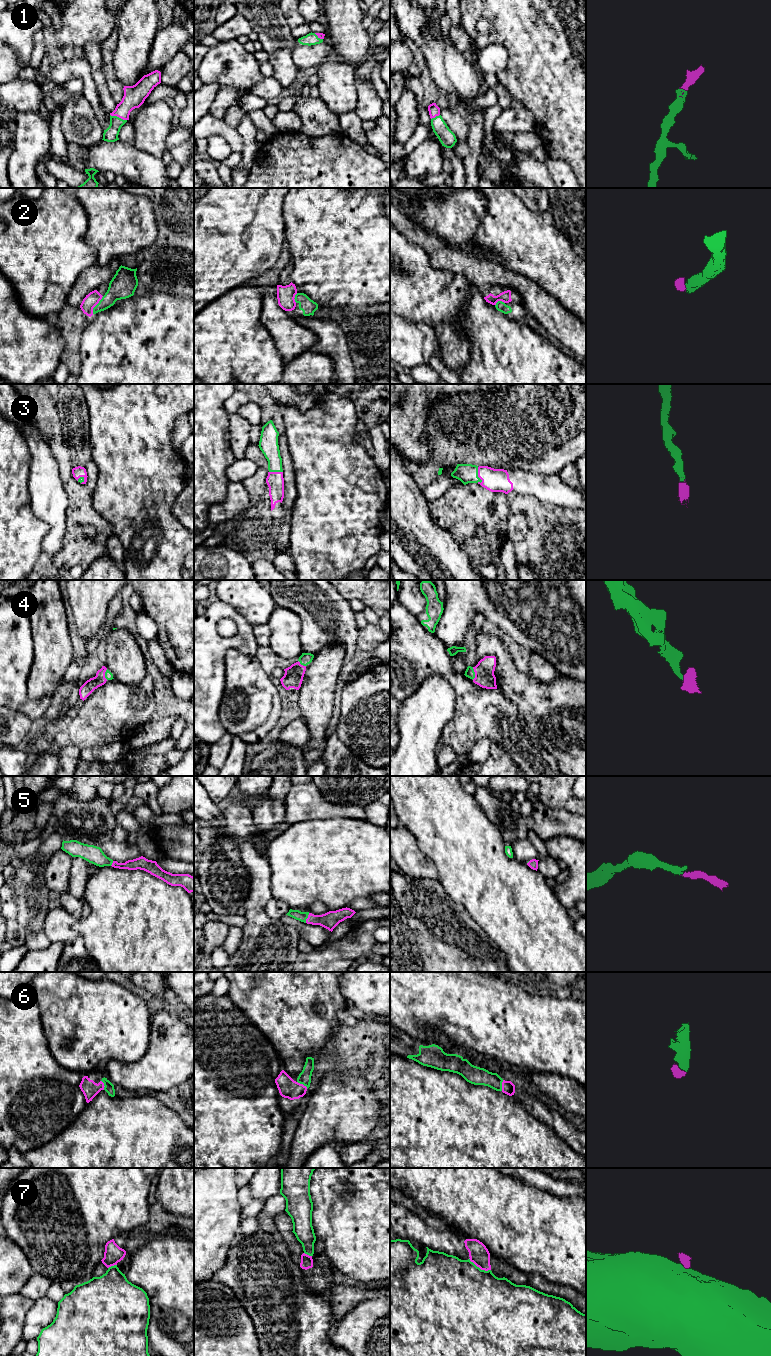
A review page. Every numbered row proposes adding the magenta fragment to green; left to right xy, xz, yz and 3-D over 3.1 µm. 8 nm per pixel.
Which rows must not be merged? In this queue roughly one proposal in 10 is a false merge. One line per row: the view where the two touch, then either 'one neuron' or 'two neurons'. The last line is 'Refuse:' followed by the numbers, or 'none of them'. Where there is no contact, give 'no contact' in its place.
1: contact in xy; one neuron
2: contact in xy; two neurons
3: contact in yz; one neuron
4: contact in yz; one neuron
5: contact in xz; one neuron
6: contact in xz; one neuron
7: contact in yz; two neurons
Refuse: 2, 7

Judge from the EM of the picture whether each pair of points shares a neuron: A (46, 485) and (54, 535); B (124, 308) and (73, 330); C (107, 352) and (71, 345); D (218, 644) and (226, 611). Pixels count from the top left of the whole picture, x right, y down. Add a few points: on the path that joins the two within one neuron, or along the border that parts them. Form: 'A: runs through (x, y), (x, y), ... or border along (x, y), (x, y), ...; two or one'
A: runs through (48, 497), (49, 505), (55, 516), (55, 523); one
B: border along (93, 314), (79, 345); two
C: border along (87, 325), (80, 341), (79, 371); two
D: runs through (212, 635), (212, 621), (217, 616); one

